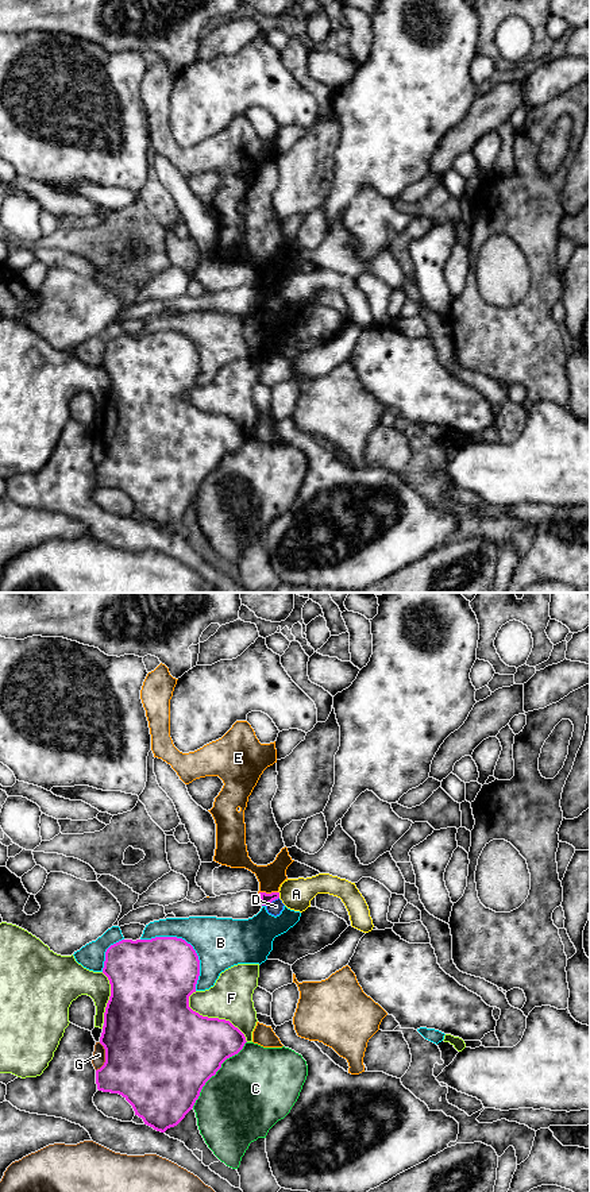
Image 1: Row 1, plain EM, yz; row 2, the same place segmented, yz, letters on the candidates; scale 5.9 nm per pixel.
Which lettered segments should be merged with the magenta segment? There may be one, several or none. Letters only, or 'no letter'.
no letter

